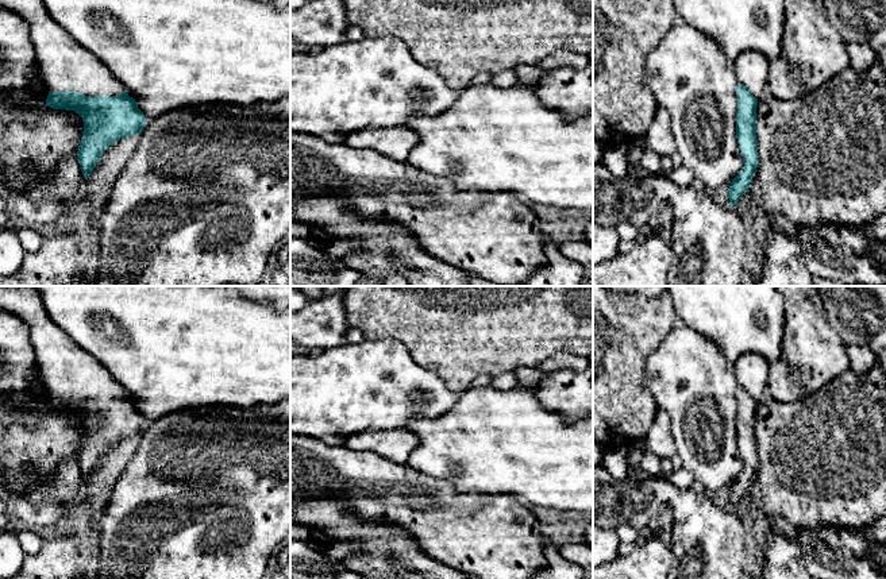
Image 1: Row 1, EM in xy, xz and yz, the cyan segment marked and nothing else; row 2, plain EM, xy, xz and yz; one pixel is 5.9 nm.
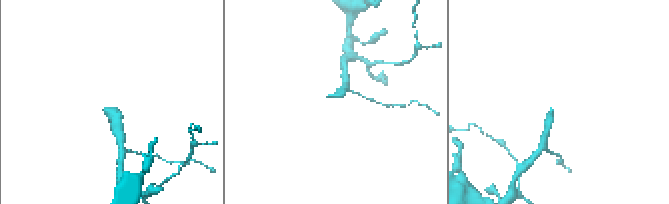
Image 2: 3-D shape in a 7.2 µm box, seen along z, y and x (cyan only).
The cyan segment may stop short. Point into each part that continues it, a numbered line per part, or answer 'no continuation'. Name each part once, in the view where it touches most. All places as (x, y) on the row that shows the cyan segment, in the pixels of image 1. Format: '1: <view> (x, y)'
1: xy (64, 64)

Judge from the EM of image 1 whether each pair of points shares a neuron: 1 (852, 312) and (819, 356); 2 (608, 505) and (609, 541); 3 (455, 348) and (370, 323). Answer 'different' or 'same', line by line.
1: different
2: different
3: same

